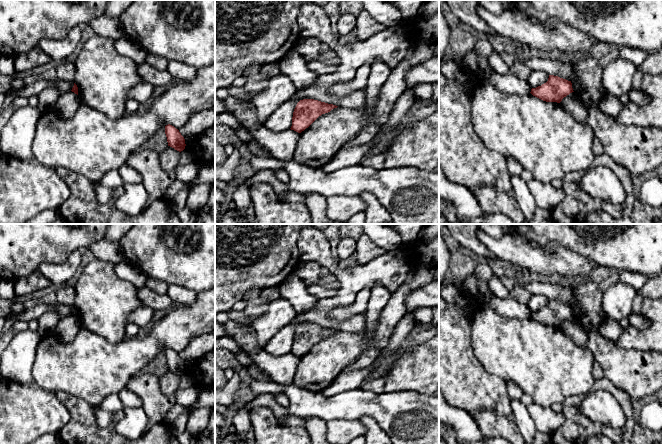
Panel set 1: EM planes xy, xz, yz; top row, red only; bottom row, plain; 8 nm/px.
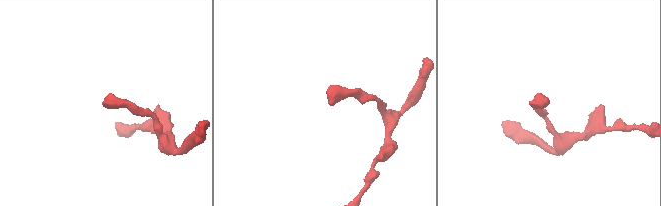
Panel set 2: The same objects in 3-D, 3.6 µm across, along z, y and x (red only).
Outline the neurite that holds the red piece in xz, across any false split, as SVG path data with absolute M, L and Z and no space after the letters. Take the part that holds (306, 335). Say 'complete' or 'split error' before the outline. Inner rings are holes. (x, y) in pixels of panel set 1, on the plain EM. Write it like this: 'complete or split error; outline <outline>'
complete; outline M314 323L300 324L293 336L291 354L301 357L308 352L319 340L330 336L338 330Z

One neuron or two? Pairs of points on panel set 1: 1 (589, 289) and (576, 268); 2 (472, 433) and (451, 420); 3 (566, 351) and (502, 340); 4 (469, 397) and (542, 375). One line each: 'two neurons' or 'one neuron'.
1: two neurons
2: one neuron
3: one neuron
4: two neurons

